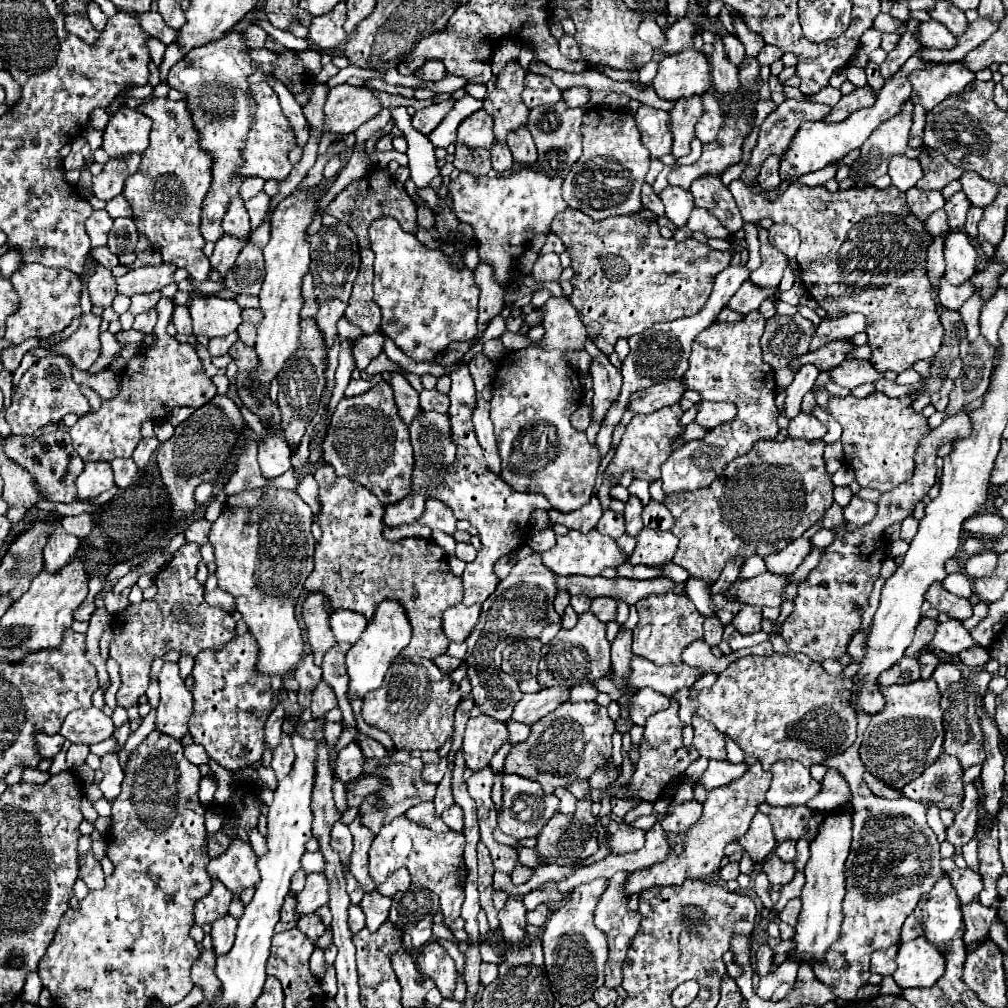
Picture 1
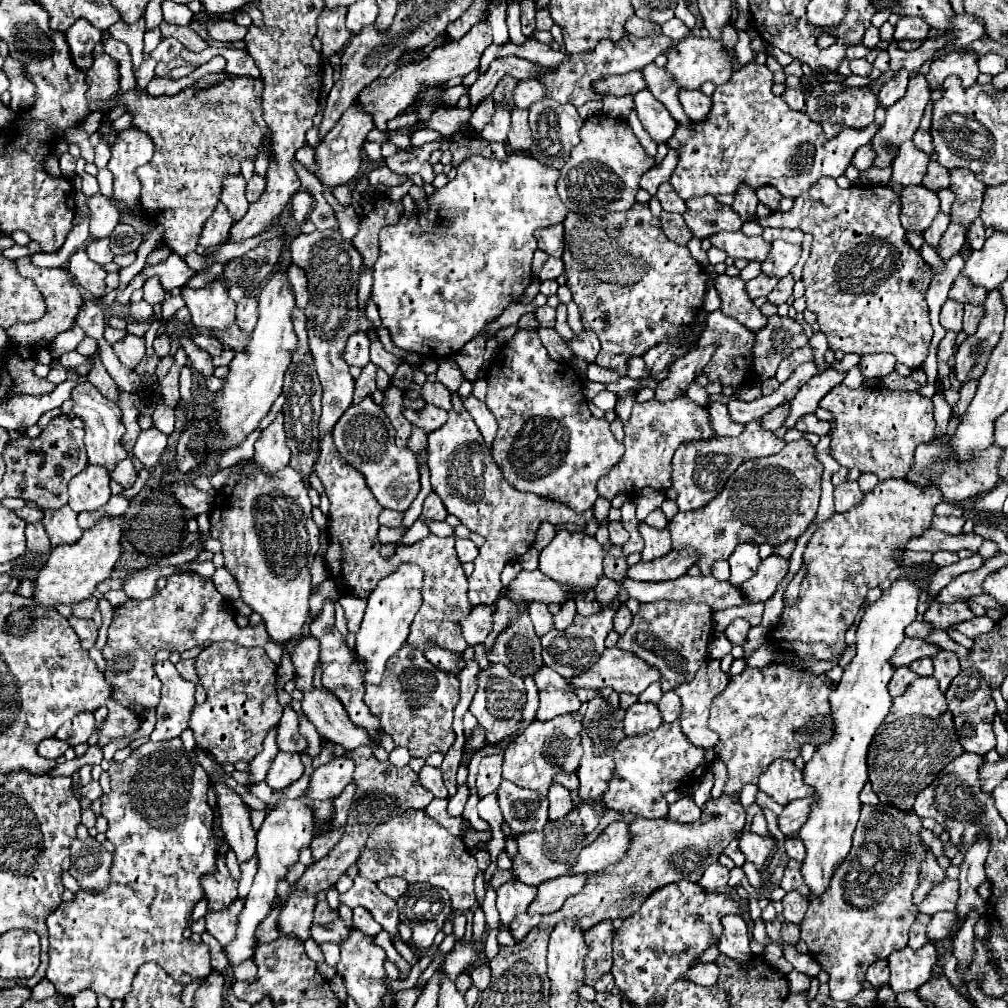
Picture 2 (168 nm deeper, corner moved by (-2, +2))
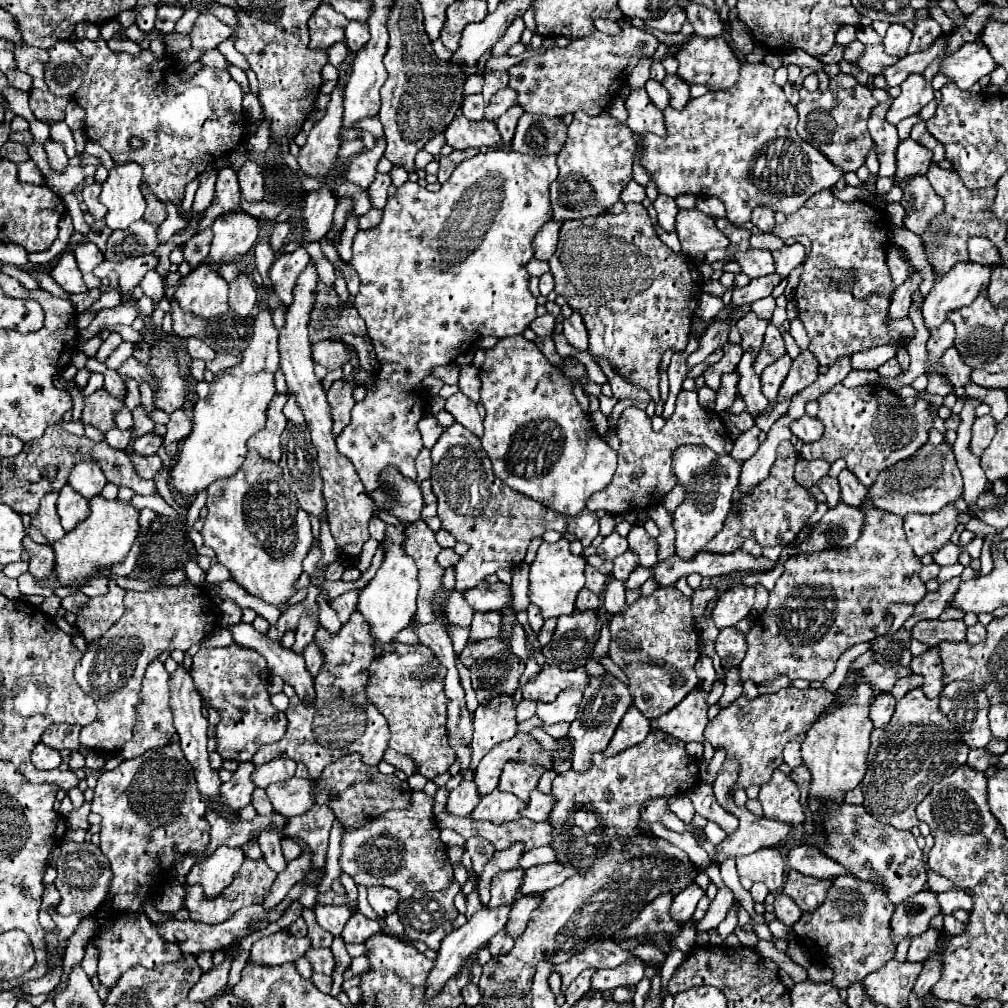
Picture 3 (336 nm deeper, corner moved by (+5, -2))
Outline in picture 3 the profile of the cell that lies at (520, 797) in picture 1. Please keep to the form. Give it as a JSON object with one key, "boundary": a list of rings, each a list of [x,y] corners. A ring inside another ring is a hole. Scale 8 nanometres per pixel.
{"boundary":[[[496,788],[490,794],[480,798],[478,806],[472,810],[472,818],[504,824],[504,822],[512,822],[514,818],[522,818],[520,810],[524,808],[526,808],[526,802],[522,802],[520,798],[514,798],[514,794],[506,794]]]}

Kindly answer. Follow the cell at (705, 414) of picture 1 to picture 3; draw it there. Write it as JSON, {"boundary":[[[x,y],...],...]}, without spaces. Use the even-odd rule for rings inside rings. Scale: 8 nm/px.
{"boundary":[[[802,350],[800,356],[794,360],[780,392],[778,392],[778,398],[774,402],[770,402],[758,416],[764,416],[764,414],[770,414],[774,410],[774,406],[778,406],[780,402],[784,402],[786,398],[792,398],[794,394],[802,392],[806,386],[810,386],[812,382],[816,382],[818,378],[818,360],[814,358],[814,354],[810,354],[810,350]]]}

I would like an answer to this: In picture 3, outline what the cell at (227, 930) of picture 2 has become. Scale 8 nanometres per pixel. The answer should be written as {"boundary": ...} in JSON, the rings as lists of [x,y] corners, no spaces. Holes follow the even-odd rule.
{"boundary":[[[246,858],[242,868],[236,872],[234,876],[234,882],[216,898],[206,898],[202,894],[202,888],[200,886],[188,886],[186,888],[186,908],[190,910],[190,918],[194,922],[204,922],[204,924],[220,924],[224,920],[228,920],[236,910],[244,908],[244,906],[250,906],[250,904],[260,904],[264,902],[264,896],[266,892],[270,890],[272,882],[274,882],[276,874],[266,866],[266,862],[256,862],[256,860],[250,860]],[[264,876],[264,878],[262,878]]]}

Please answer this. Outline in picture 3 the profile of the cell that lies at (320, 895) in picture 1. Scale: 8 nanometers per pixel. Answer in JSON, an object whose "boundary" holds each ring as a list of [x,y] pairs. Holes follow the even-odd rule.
{"boundary":[[[282,928],[278,932],[254,942],[254,946],[250,950],[250,962],[268,964],[268,966],[294,962],[300,956],[304,956],[304,952],[308,948],[310,948],[308,938],[294,938],[285,928]]]}

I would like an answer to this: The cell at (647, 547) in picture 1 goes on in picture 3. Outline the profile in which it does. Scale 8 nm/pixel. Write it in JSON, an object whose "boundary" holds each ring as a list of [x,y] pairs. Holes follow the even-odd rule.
{"boundary":[[[634,526],[628,534],[628,544],[630,544],[630,550],[634,550],[640,558],[640,566],[654,566],[658,560],[656,560],[656,550],[658,550],[658,544],[652,536],[646,534],[646,530],[642,526]]]}

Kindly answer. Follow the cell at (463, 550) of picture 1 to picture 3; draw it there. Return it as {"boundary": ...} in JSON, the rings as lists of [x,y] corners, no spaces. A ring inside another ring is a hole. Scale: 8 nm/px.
{"boundary":[[[444,548],[440,554],[438,554],[438,564],[444,566],[444,568],[450,568],[450,566],[456,566],[460,560],[460,556],[452,550],[452,548]]]}

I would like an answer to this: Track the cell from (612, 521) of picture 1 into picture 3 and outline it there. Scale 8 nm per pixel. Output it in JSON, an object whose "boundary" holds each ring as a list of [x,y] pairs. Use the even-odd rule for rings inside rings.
{"boundary":[[[612,532],[610,536],[606,536],[602,540],[602,544],[596,548],[598,556],[604,558],[604,560],[614,560],[618,554],[622,554],[626,550],[628,550],[628,542],[618,532]]]}

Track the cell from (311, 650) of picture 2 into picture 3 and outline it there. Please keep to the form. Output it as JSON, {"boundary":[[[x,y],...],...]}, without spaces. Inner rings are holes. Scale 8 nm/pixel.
{"boundary":[[[302,614],[298,620],[298,630],[296,630],[296,642],[292,646],[294,654],[302,654],[302,650],[312,642],[314,632],[318,628],[318,620],[310,618],[308,614]]]}

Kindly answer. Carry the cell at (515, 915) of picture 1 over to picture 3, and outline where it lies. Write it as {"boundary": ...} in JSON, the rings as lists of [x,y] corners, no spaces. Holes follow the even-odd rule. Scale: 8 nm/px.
{"boundary":[[[522,868],[496,874],[492,878],[492,898],[488,902],[488,908],[496,910],[498,906],[512,906],[518,898],[518,886],[522,886],[522,874]]]}

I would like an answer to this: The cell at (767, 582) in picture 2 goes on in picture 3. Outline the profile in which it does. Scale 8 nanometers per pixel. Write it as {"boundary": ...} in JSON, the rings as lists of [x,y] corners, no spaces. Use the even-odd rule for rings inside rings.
{"boundary":[[[734,586],[728,592],[724,592],[714,610],[712,610],[712,618],[714,624],[722,630],[728,626],[734,626],[738,620],[746,618],[754,606],[754,598],[756,598],[756,586]]]}

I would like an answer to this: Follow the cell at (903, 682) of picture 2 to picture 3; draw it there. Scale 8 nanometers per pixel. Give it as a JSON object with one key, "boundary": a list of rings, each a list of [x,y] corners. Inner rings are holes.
{"boundary":[[[880,694],[874,700],[874,706],[870,708],[870,720],[874,722],[874,728],[884,728],[892,718],[894,708],[896,708],[894,696],[892,694]]]}

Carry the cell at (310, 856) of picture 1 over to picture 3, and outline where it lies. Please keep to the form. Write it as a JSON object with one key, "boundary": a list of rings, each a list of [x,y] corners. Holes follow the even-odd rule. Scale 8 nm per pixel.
{"boundary":[[[284,838],[284,840],[282,840],[282,852],[284,852],[284,858],[290,862],[290,860],[294,860],[294,858],[300,856],[302,848],[300,848],[292,838]]]}

